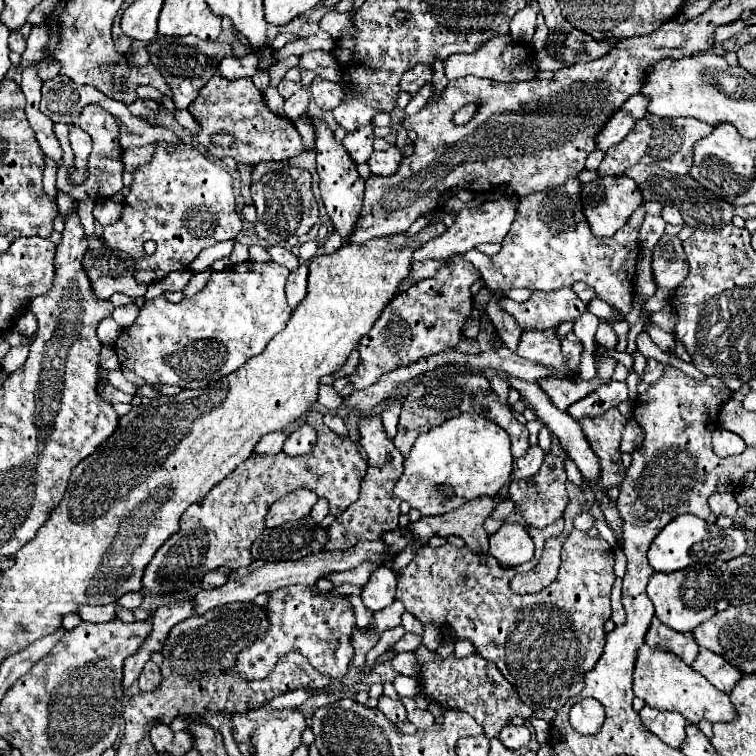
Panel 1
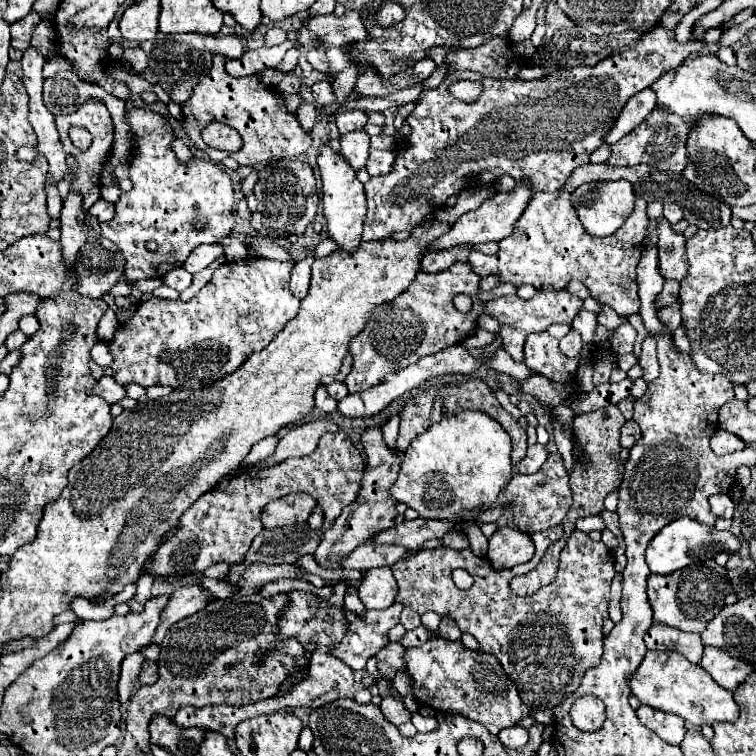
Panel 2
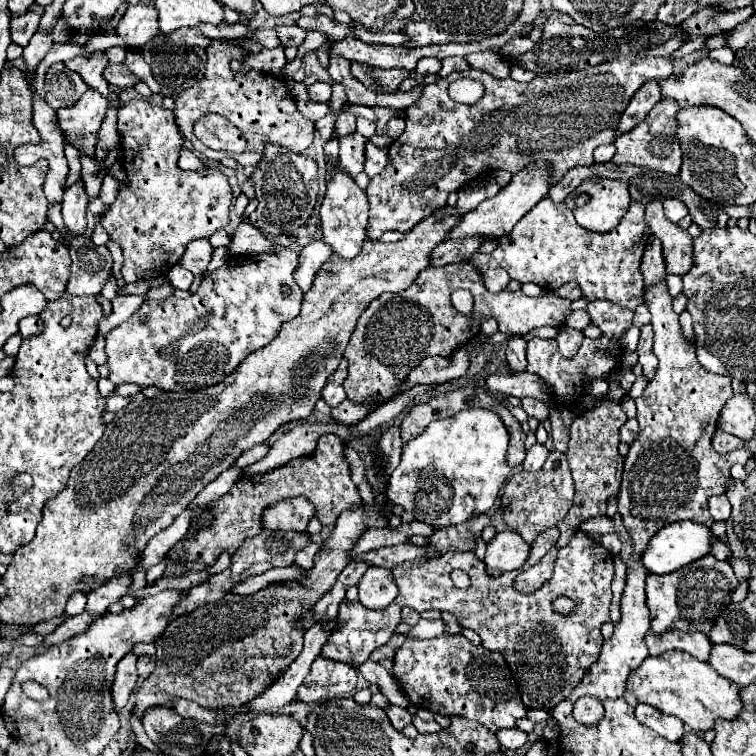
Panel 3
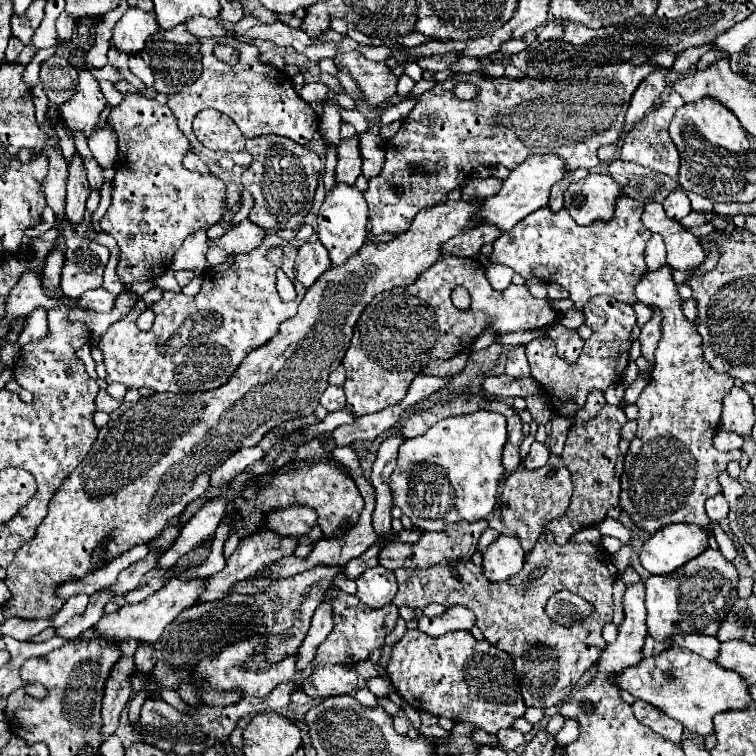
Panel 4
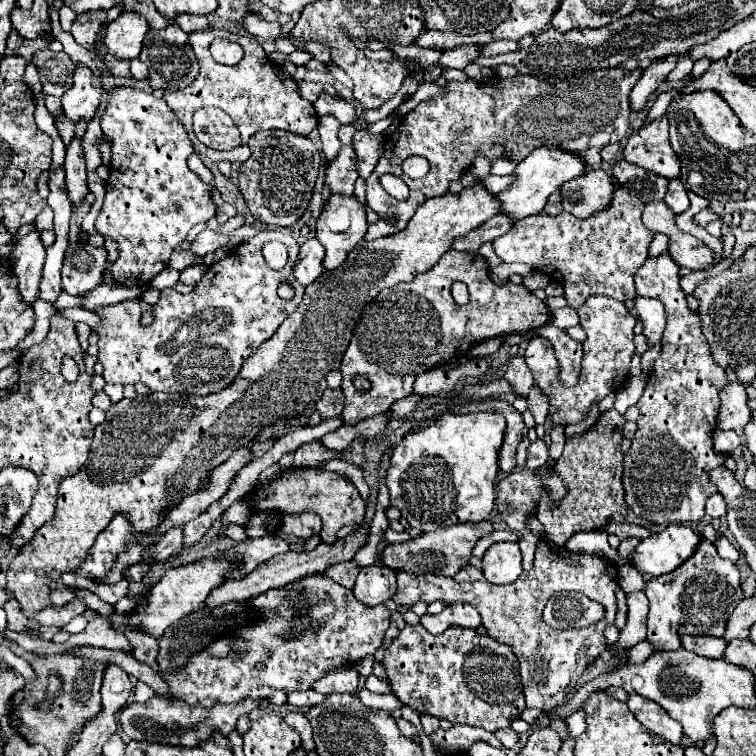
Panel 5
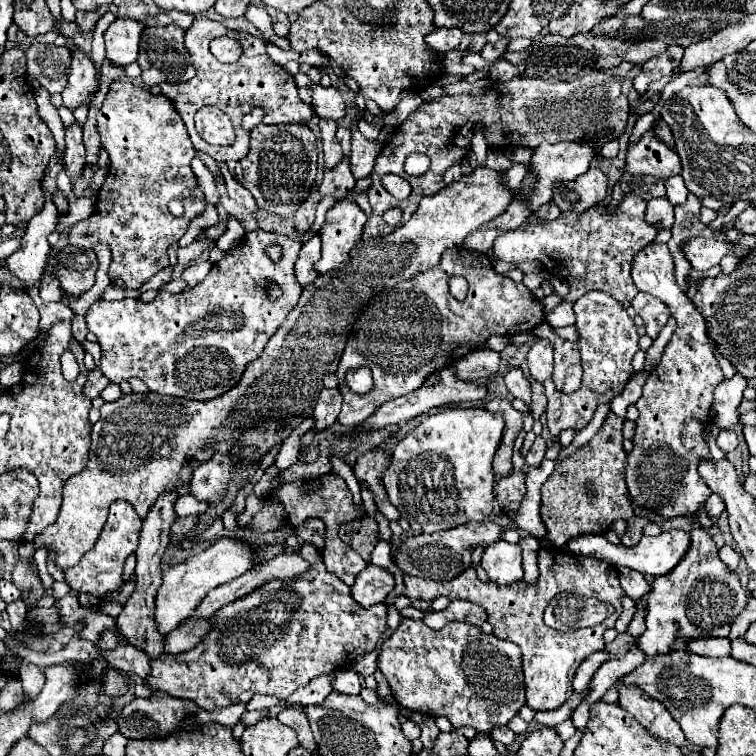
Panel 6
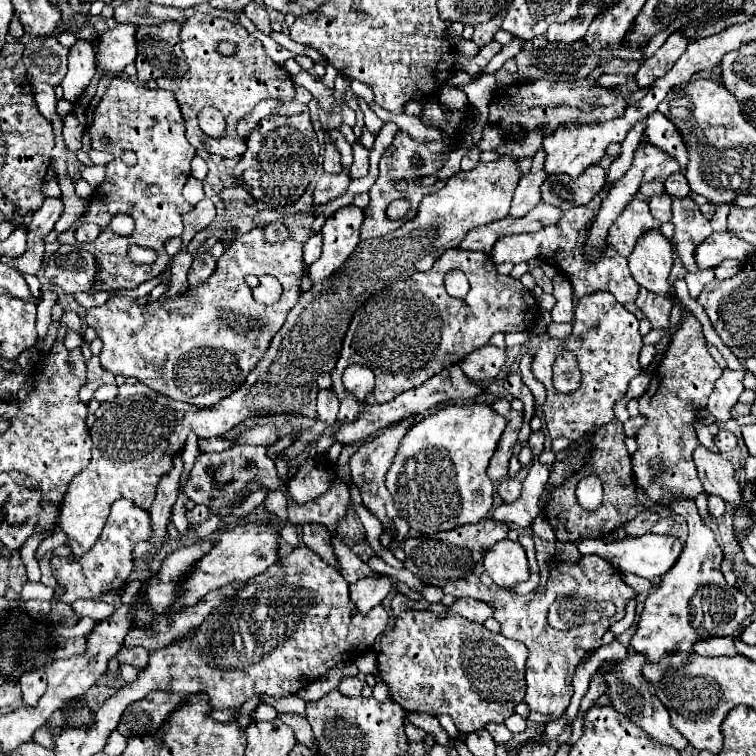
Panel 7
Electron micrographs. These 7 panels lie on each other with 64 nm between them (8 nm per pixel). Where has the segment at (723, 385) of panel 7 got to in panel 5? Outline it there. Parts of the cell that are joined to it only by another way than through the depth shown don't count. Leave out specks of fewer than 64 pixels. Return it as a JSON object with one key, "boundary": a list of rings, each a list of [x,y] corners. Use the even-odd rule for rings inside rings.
{"boundary":[[[732,382],[720,392],[720,400],[722,406],[718,414],[718,430],[734,430],[734,432],[744,430],[744,426],[752,418],[744,384]]]}

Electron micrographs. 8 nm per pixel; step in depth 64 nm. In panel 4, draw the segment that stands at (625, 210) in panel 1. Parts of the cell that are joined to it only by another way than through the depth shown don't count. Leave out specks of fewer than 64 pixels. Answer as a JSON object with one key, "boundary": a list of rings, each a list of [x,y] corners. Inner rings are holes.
{"boundary":[[[592,172],[588,178],[570,184],[564,194],[564,208],[580,226],[590,226],[592,222],[612,220],[620,196],[624,196],[624,190],[612,176]]]}

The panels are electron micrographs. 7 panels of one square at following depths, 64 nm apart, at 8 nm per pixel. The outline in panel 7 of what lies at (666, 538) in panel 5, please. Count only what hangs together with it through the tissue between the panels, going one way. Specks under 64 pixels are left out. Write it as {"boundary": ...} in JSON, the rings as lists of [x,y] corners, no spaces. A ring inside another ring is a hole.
{"boundary":[[[644,534],[640,538],[624,538],[624,540],[616,540],[612,544],[606,544],[602,538],[588,538],[588,542],[576,542],[576,548],[580,550],[582,556],[584,554],[596,554],[596,556],[608,560],[620,572],[634,572],[642,578],[656,578],[656,576],[666,574],[674,566],[684,544],[674,534],[664,534],[664,536]]]}

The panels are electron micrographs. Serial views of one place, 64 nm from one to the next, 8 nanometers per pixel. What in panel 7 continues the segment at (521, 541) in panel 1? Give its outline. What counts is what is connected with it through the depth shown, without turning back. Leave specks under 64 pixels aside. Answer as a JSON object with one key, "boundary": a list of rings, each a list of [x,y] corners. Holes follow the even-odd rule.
{"boundary":[[[500,540],[484,556],[484,570],[498,586],[514,588],[528,580],[528,560],[524,548],[518,542]]]}

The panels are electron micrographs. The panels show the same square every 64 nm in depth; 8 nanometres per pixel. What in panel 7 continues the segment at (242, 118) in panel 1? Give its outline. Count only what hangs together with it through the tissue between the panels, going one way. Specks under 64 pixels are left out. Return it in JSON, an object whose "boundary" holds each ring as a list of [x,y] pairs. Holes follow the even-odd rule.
{"boundary":[[[196,12],[192,18],[188,18],[182,24],[180,38],[182,38],[182,50],[186,54],[186,62],[190,66],[188,74],[180,80],[158,78],[156,82],[158,82],[158,88],[170,90],[174,94],[174,98],[182,110],[182,116],[186,120],[186,138],[198,152],[216,154],[222,158],[234,158],[234,156],[244,154],[246,138],[242,138],[236,132],[236,126],[244,118],[244,114],[248,114],[260,100],[278,100],[282,104],[282,108],[280,108],[282,116],[296,116],[296,114],[302,114],[308,110],[306,104],[300,104],[294,100],[296,88],[294,88],[290,74],[282,66],[274,64],[268,58],[268,54],[264,52],[262,42],[258,38],[250,36],[240,24]],[[220,40],[234,42],[238,46],[238,52],[230,58],[220,56],[216,52],[216,42],[220,42]],[[204,106],[214,106],[224,112],[228,130],[222,140],[214,140],[200,132],[196,116]]]}

